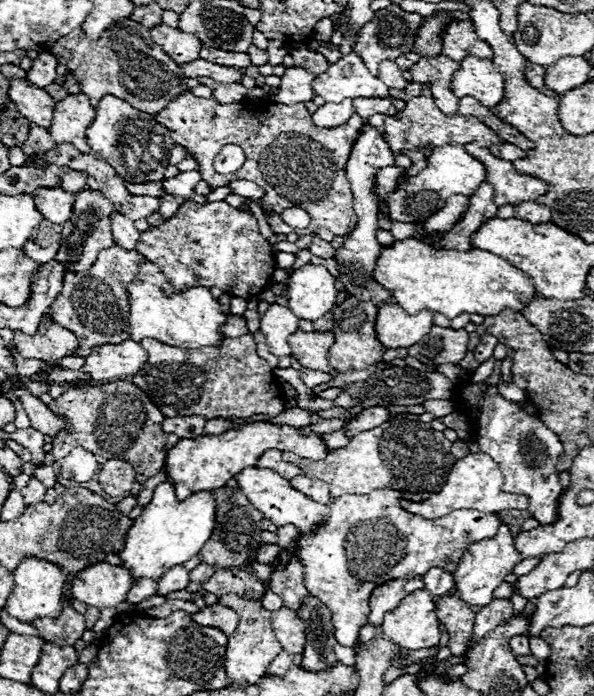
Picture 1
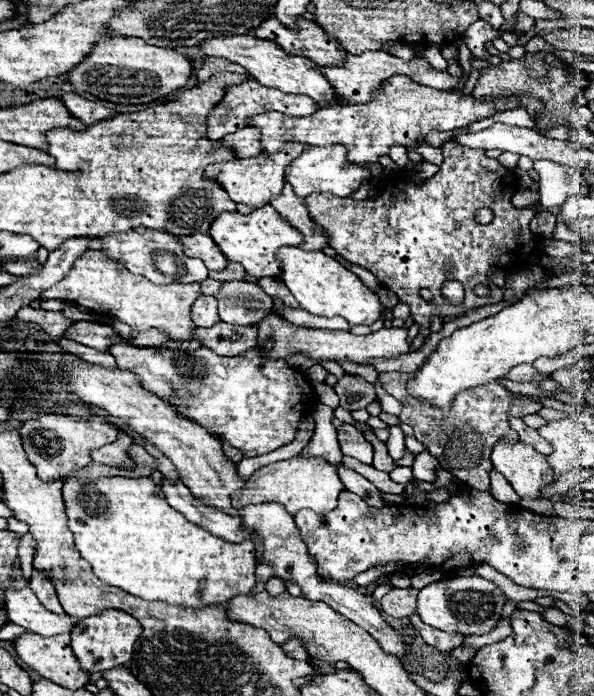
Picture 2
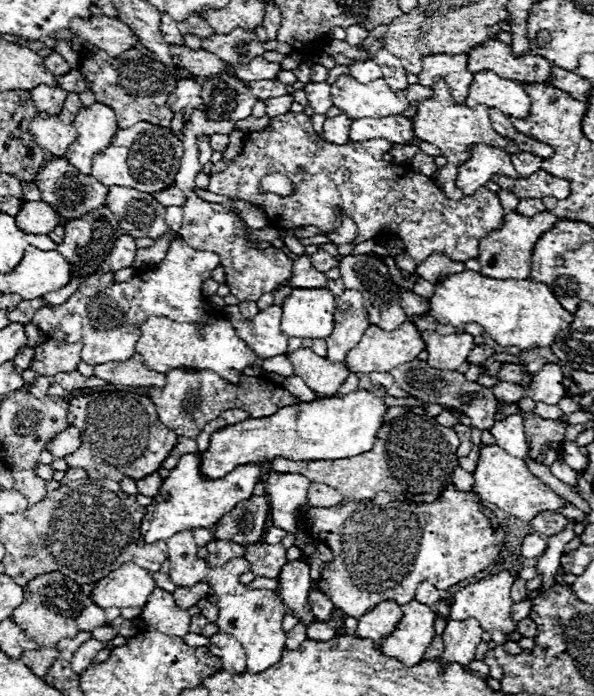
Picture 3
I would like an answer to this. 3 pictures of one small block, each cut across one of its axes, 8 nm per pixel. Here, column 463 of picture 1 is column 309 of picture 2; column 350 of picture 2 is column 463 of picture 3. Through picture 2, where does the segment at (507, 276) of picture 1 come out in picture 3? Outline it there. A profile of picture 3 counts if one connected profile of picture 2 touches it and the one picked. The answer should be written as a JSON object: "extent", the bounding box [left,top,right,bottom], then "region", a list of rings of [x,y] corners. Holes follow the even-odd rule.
{"extent":[428,270,572,350],"region":[[[472,270],[448,276],[442,286],[436,286],[428,314],[436,322],[452,326],[476,322],[500,346],[518,346],[522,350],[552,346],[556,334],[572,324],[572,314],[560,306],[546,284],[534,284],[532,280],[496,280]]]}

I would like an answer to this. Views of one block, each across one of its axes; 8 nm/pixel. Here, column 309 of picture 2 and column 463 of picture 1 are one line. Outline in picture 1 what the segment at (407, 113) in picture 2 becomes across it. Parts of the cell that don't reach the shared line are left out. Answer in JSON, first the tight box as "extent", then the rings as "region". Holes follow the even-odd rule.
{"extent":[384,95,502,179],"region":[[[422,95],[410,99],[398,116],[388,116],[384,120],[384,140],[390,144],[390,150],[394,154],[404,152],[413,162],[412,167],[405,170],[402,179],[414,176],[426,167],[428,158],[424,155],[424,149],[432,151],[444,144],[468,144],[468,142],[478,142],[486,148],[490,144],[502,144],[502,138],[496,132],[492,132],[486,124],[482,124],[478,118],[460,114],[446,116],[436,108],[432,96]]]}

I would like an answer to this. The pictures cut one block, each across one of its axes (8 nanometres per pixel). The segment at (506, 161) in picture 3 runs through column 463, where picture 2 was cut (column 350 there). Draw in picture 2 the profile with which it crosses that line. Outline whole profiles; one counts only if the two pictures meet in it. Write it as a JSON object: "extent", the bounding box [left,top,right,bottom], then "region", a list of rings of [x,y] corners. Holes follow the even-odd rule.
{"extent":[284,144,370,198],"region":[[[334,144],[334,146],[310,146],[292,164],[288,164],[288,168],[284,170],[284,180],[294,186],[294,192],[296,192],[298,198],[304,198],[304,196],[308,196],[312,192],[328,192],[328,194],[346,198],[366,178],[370,178],[370,172],[366,168],[350,164],[346,160],[346,148],[340,146],[340,144]]]}

